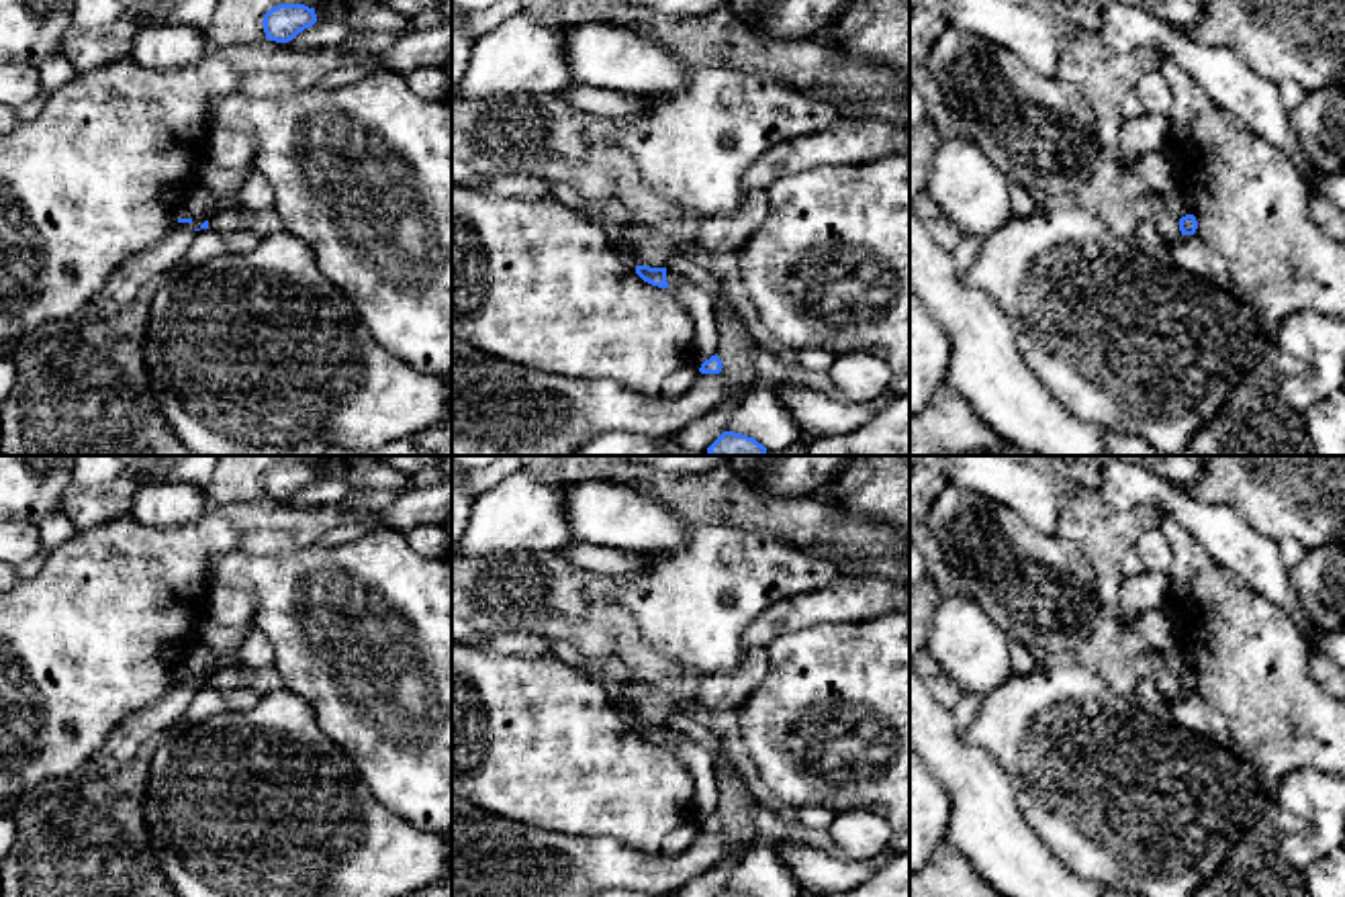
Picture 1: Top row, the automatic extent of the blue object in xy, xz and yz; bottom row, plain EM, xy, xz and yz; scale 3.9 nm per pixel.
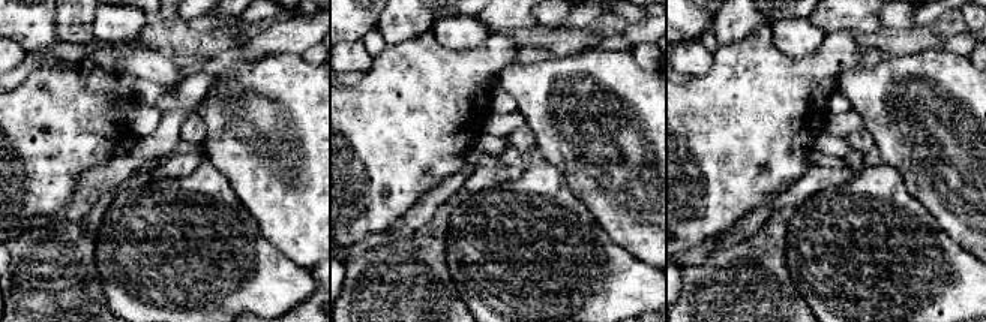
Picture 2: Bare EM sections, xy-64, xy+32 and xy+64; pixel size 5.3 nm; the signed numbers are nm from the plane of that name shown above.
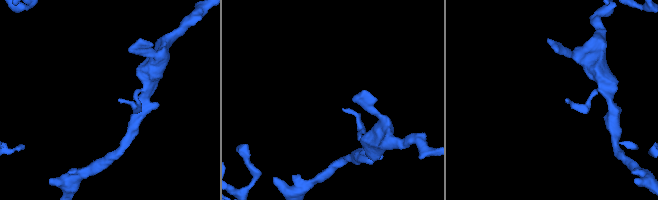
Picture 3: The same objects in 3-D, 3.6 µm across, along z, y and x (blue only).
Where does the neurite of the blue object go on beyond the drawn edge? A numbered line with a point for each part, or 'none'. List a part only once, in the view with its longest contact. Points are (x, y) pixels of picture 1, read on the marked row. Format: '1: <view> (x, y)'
none

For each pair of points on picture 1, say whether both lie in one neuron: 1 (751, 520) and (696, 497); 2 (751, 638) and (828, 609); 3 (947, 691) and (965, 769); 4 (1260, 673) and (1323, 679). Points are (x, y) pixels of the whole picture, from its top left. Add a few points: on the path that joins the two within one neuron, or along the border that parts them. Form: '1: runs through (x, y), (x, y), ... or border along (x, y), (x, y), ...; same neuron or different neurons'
1: runs through (736, 507), (722, 499), (710, 499); same neuron
2: runs through (769, 624), (810, 609); same neuron
3: border along (931, 689), (951, 712); different neurons
4: border along (1311, 650), (1309, 677), (1323, 693); different neurons

